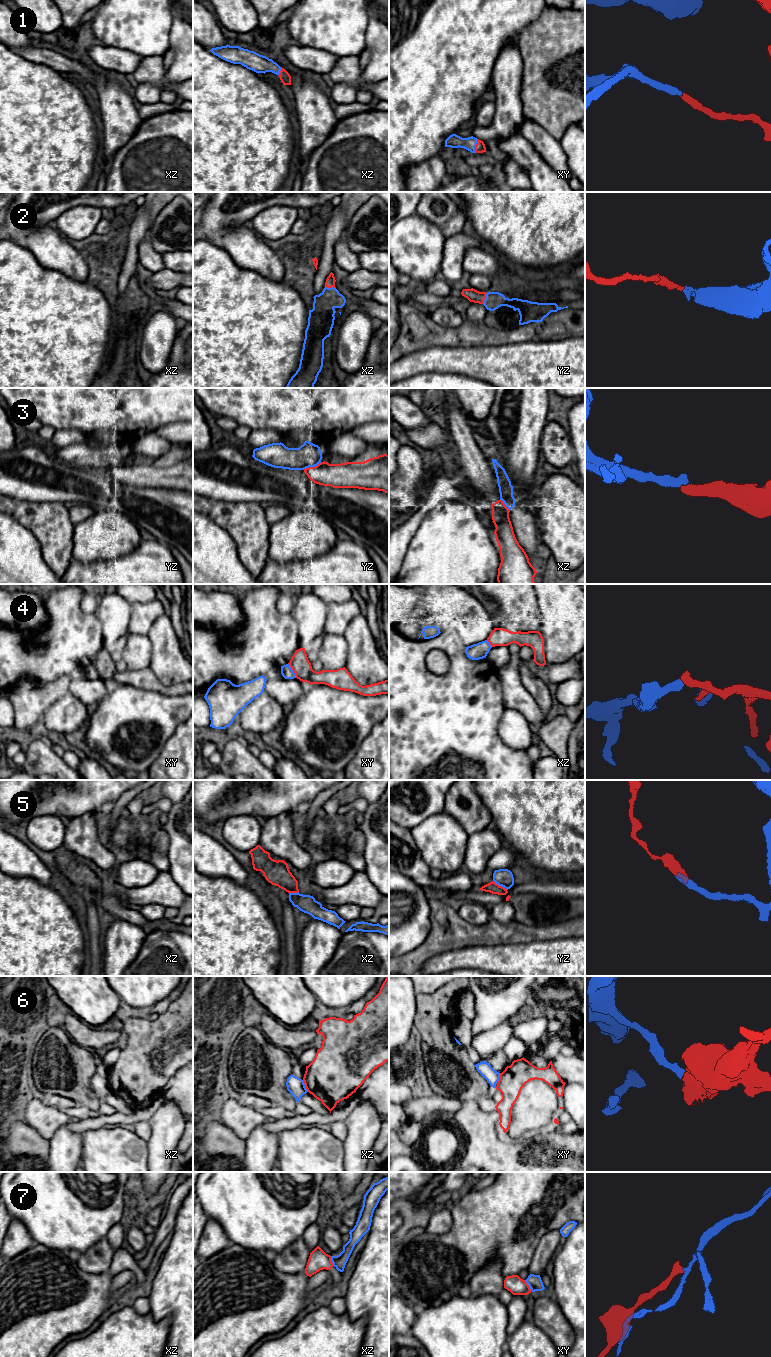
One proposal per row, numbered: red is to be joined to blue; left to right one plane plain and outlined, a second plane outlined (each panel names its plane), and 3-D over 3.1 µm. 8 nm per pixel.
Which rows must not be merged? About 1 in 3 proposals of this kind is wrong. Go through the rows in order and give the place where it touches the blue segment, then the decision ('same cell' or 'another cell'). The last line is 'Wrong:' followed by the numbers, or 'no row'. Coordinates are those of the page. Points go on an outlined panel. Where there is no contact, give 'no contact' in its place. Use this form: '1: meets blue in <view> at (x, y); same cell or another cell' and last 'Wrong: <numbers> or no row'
1: meets blue in xy at (475, 145); same cell
2: meets blue in yz at (485, 299); same cell
3: meets blue in yz at (312, 466); another cell
4: meets blue in xy at (292, 670); another cell
5: meets blue in yz at (500, 885); another cell
6: meets blue in xz at (304, 1086); another cell
7: meets blue in xy at (528, 1284); another cell
Wrong: 3, 4, 5, 6, 7

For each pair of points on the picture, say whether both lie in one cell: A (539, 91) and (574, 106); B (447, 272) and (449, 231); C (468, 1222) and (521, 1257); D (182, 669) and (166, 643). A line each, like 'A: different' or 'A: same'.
A: same
B: different
C: same
D: same

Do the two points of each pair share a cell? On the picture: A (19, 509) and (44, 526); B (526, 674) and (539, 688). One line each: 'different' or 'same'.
A: same
B: same

